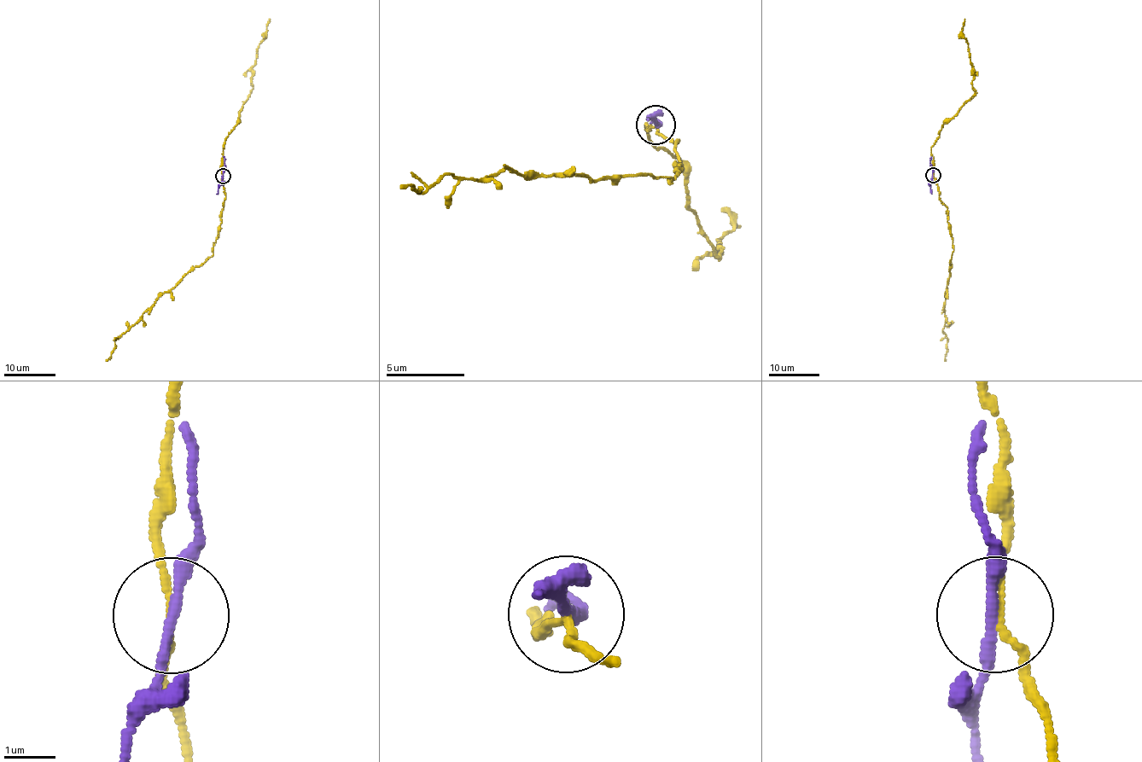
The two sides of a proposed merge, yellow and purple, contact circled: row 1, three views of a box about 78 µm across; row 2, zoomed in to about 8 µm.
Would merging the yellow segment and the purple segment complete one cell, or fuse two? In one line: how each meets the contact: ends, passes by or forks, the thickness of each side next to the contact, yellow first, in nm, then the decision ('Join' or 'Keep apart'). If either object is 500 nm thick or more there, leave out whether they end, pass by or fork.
At the ring yellow passes by. At the ring purple passes by. Thickness 120 nm (yellow) against 200 nm. Keep apart

